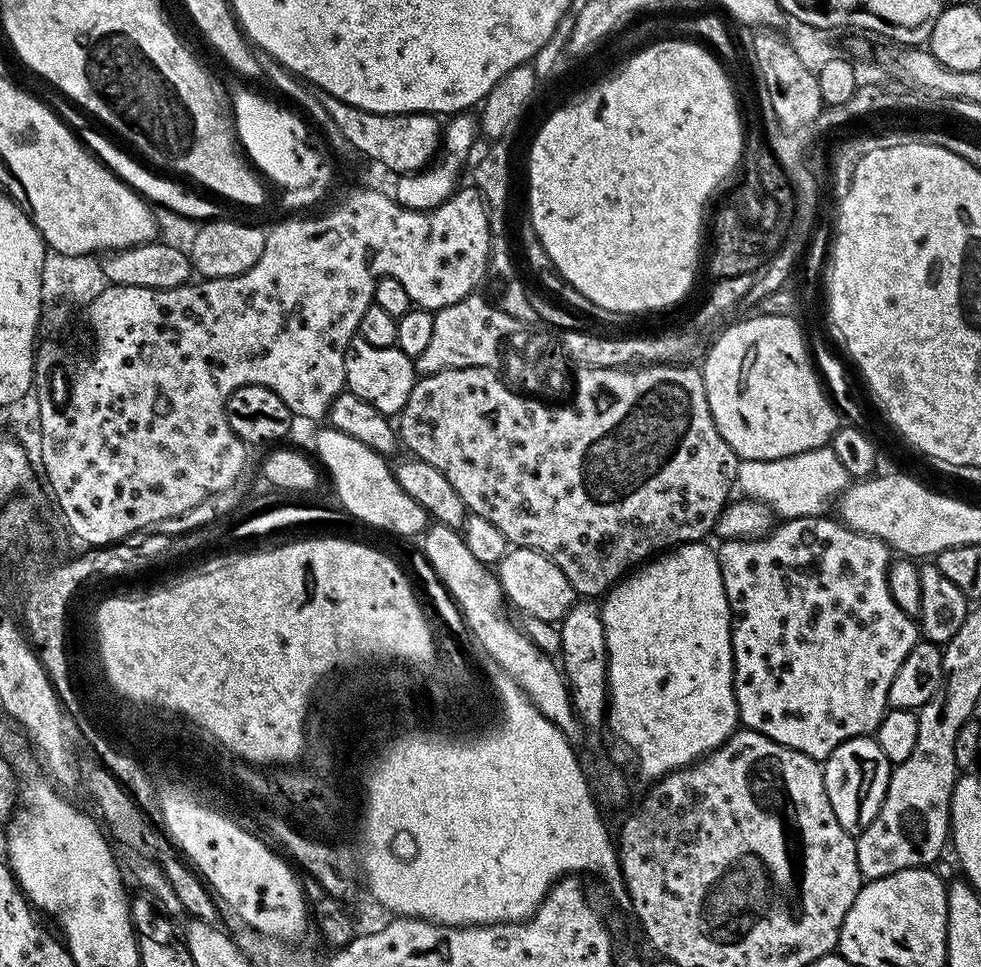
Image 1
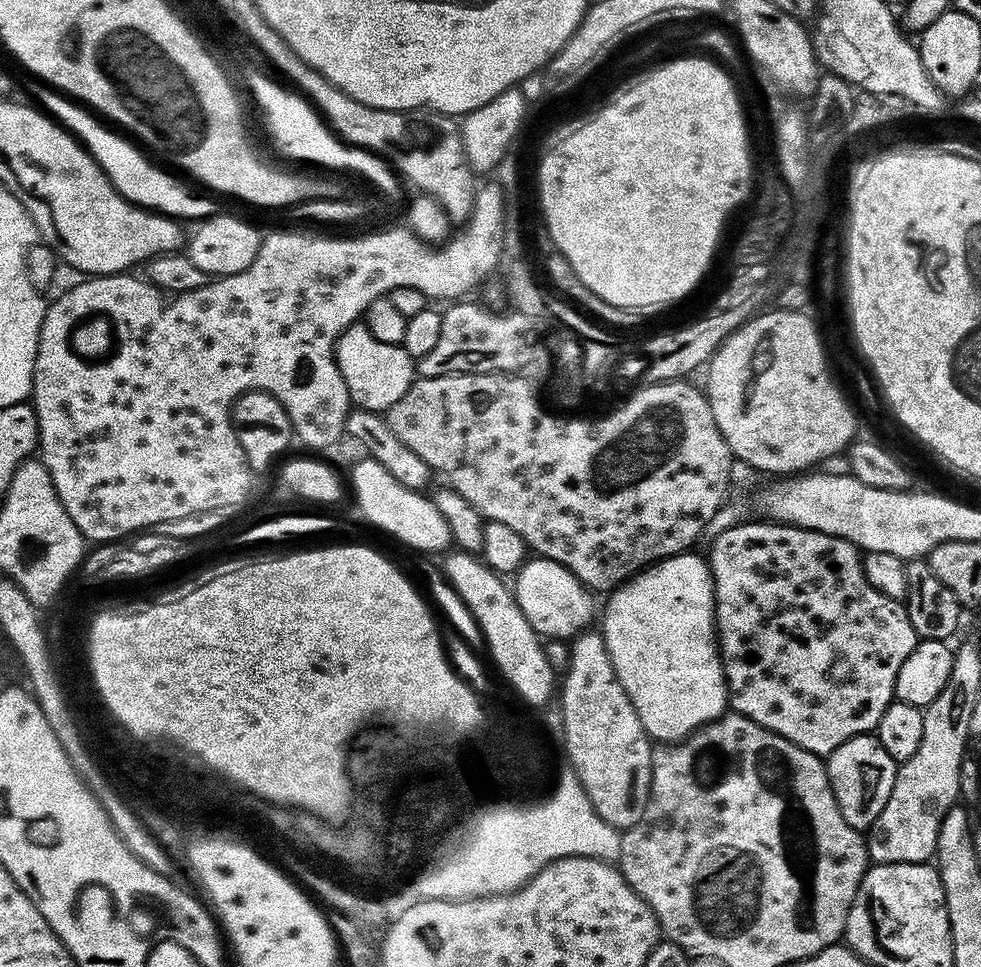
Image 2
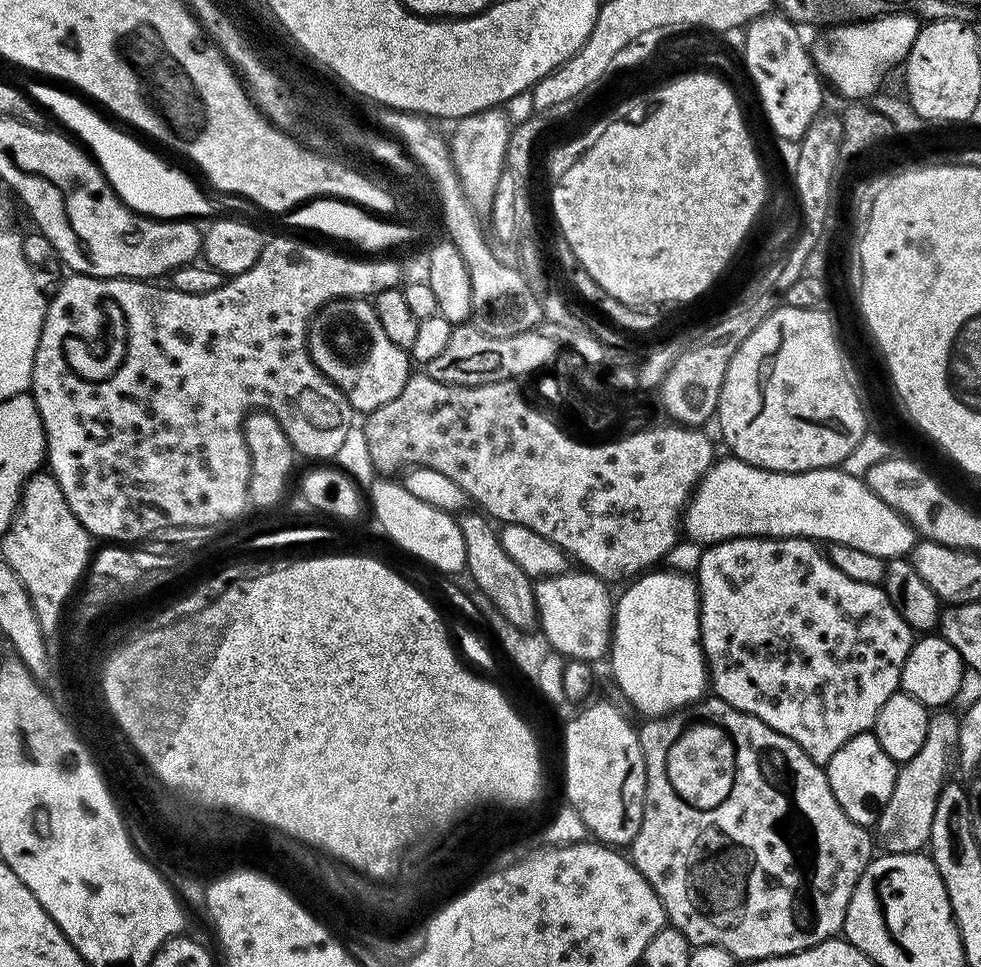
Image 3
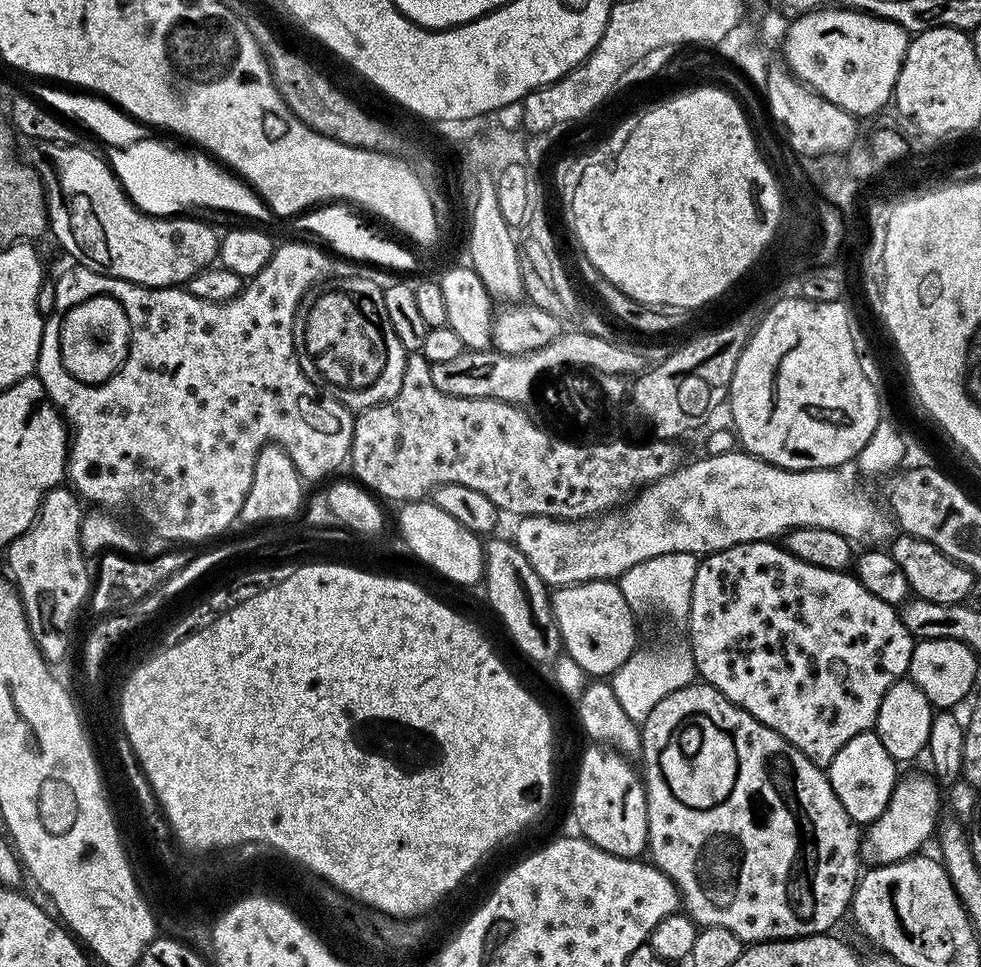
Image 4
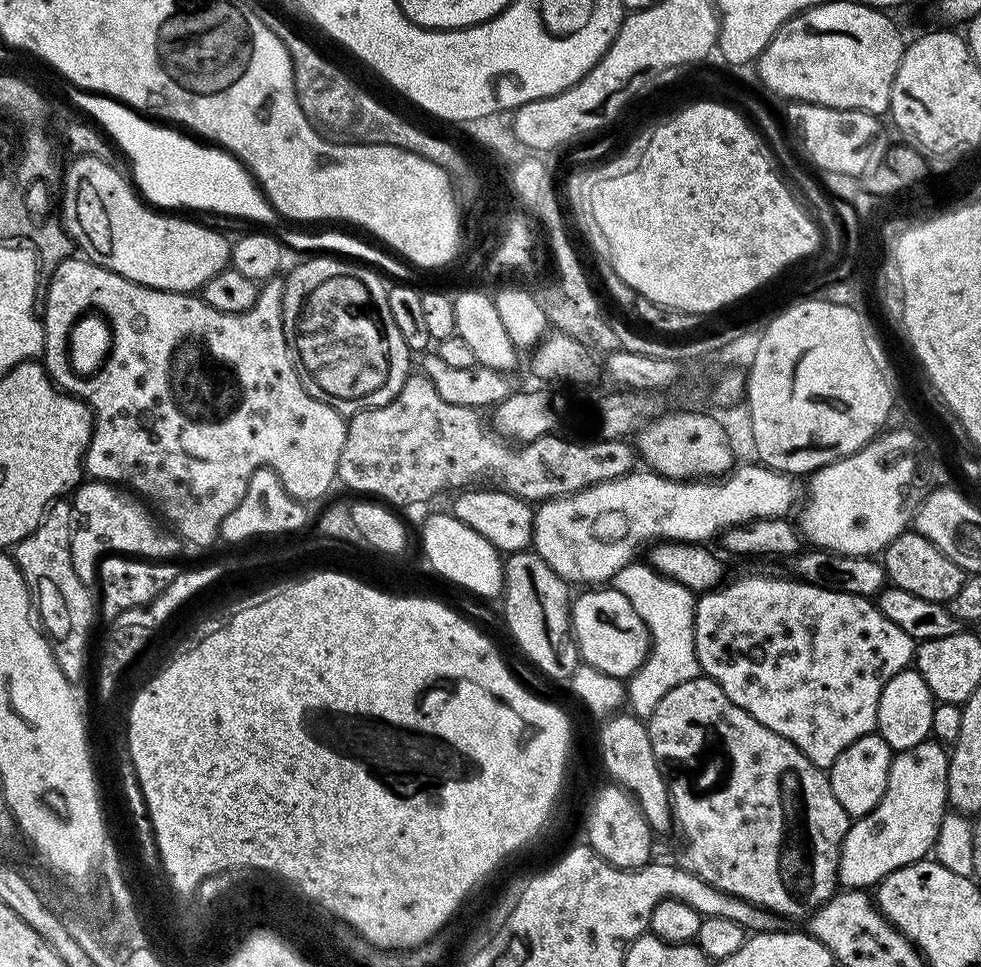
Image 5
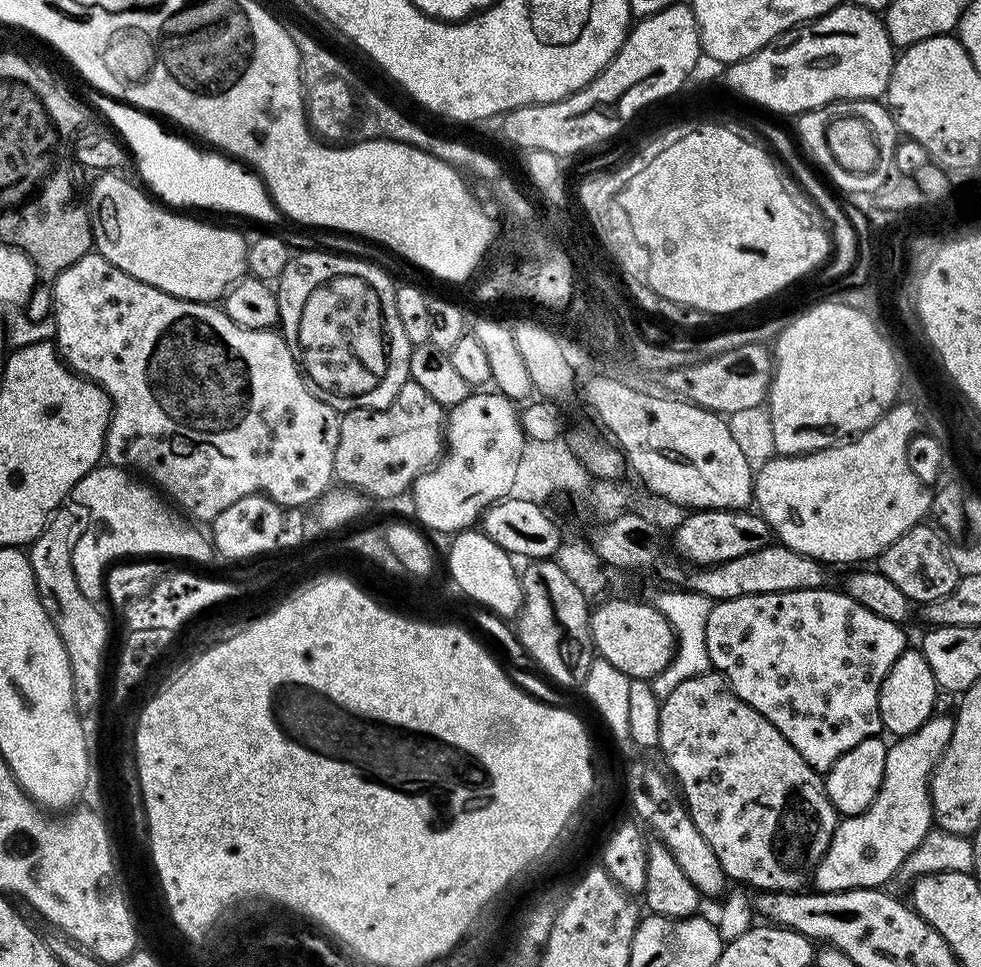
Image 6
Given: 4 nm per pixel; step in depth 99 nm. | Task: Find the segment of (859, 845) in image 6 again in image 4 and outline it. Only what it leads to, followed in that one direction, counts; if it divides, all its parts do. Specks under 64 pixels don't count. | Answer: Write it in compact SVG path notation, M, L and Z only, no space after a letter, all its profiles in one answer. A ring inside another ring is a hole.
M927 771L924 772L901 775L896 781L886 810L882 810L879 818L867 825L866 835L862 840L862 856L869 865L893 864L908 856L915 856L927 840L933 839L942 816L942 788Z

